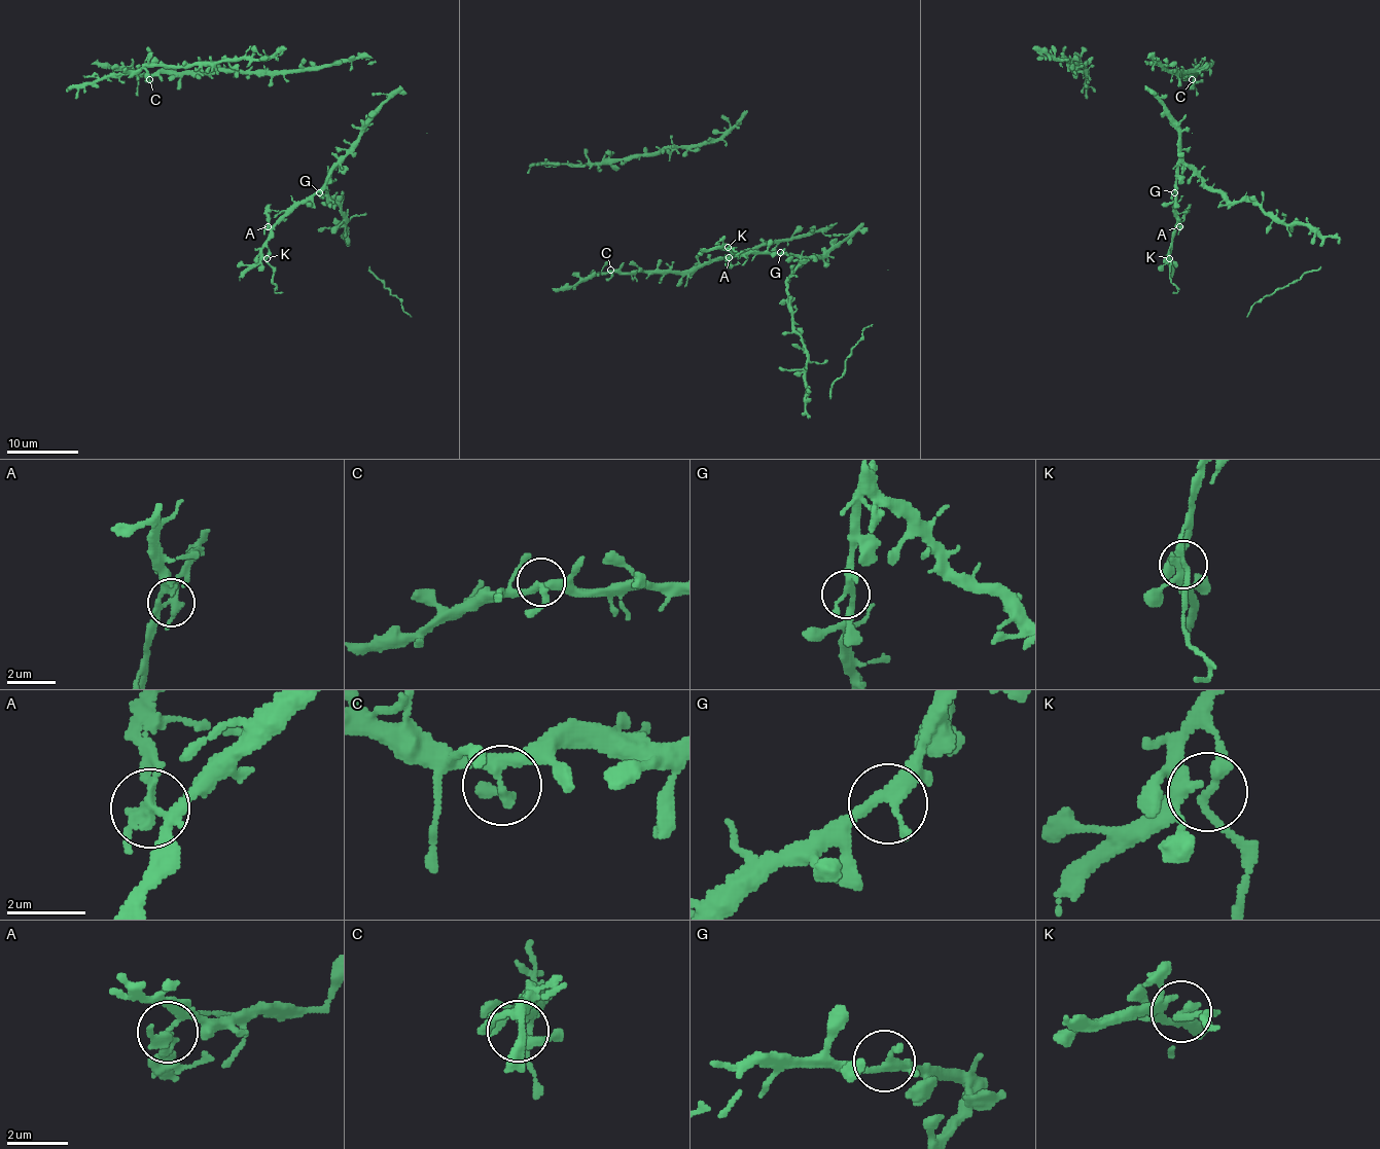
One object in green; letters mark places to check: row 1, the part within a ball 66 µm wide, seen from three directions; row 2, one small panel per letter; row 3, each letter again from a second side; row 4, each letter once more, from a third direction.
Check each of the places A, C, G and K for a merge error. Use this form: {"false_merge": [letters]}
{"false_merge": ["A", "K"]}

